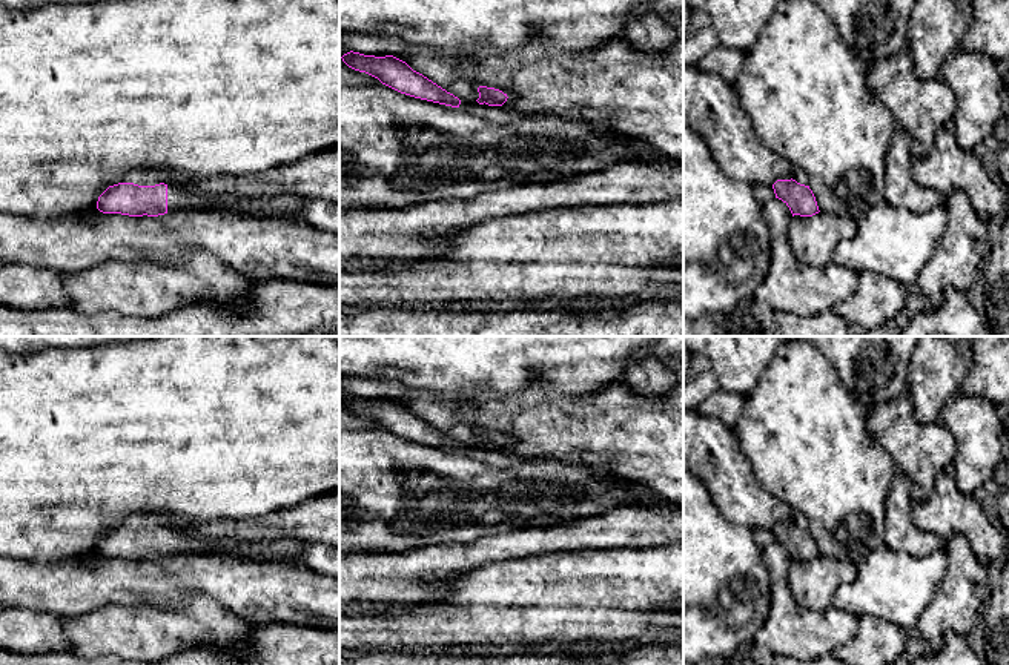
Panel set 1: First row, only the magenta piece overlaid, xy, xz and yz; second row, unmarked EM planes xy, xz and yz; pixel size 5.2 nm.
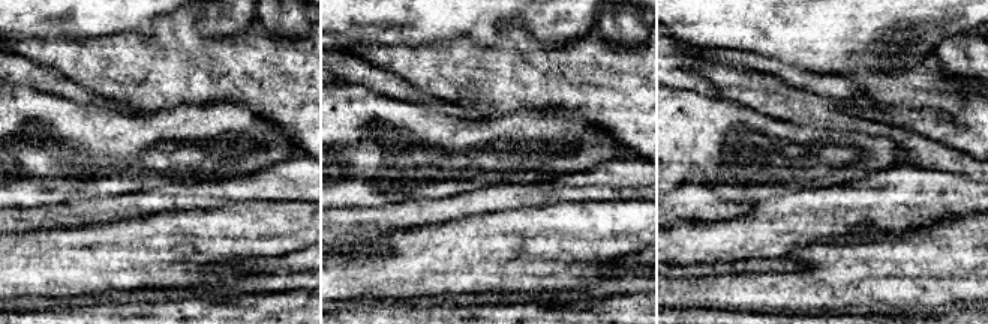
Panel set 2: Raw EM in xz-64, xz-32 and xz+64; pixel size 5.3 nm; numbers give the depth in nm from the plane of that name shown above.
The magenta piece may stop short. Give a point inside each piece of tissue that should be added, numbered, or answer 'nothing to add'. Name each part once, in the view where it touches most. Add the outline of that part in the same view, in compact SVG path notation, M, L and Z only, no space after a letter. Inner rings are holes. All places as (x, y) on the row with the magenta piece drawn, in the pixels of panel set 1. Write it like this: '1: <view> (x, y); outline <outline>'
1: xy (178, 198); outline M134 169L126 174L121 183L134 183L138 186L155 186L164 183L155 169ZM164 183L167 186L167 212L175 213L180 210L203 210L209 209L213 201L200 194L190 192L180 186Z

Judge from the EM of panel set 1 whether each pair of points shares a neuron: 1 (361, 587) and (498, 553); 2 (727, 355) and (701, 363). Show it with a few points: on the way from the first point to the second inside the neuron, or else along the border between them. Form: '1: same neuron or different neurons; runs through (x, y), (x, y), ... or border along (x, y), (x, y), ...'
1: same neuron; runs through (395, 578), (406, 578), (420, 567), (464, 555)
2: different neurons; border along (699, 354), (710, 361), (721, 387)

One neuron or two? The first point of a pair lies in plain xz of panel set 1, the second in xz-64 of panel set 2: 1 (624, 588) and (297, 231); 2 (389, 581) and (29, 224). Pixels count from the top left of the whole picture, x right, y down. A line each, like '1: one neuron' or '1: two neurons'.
1: one neuron
2: one neuron

